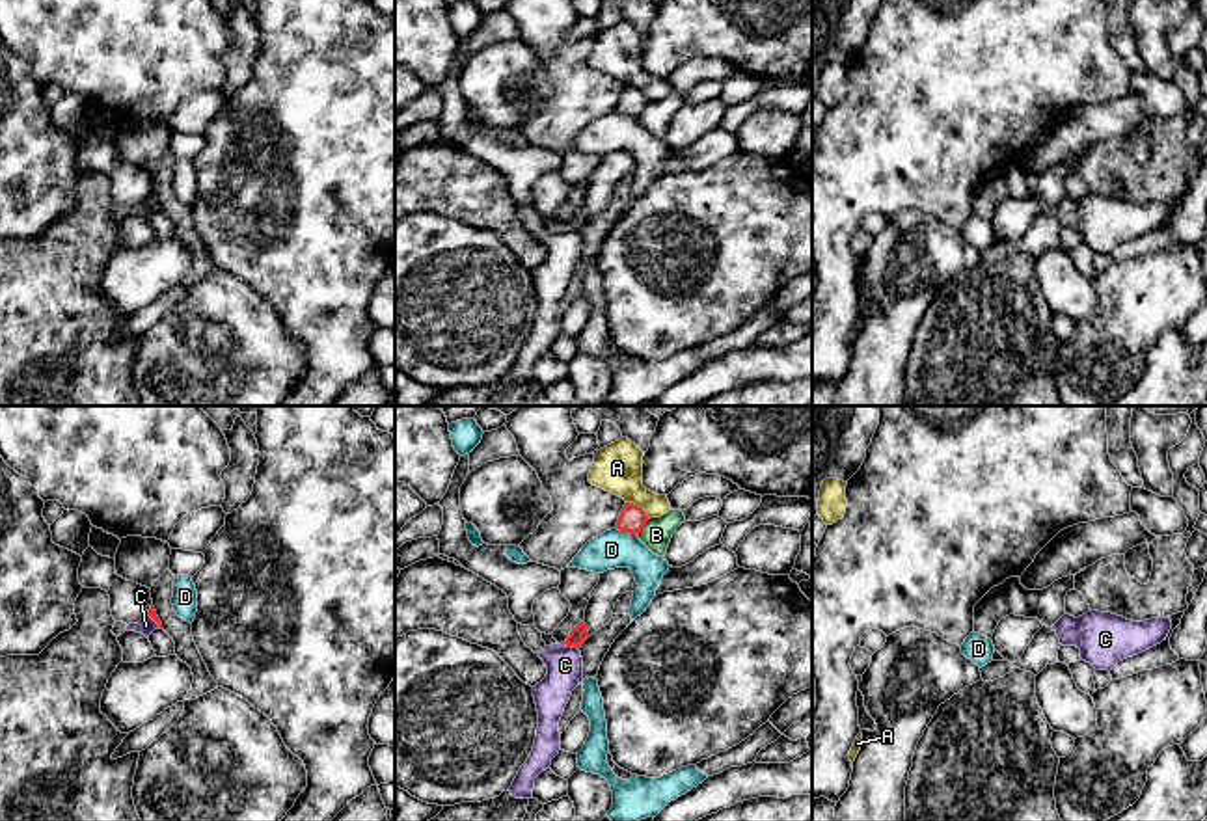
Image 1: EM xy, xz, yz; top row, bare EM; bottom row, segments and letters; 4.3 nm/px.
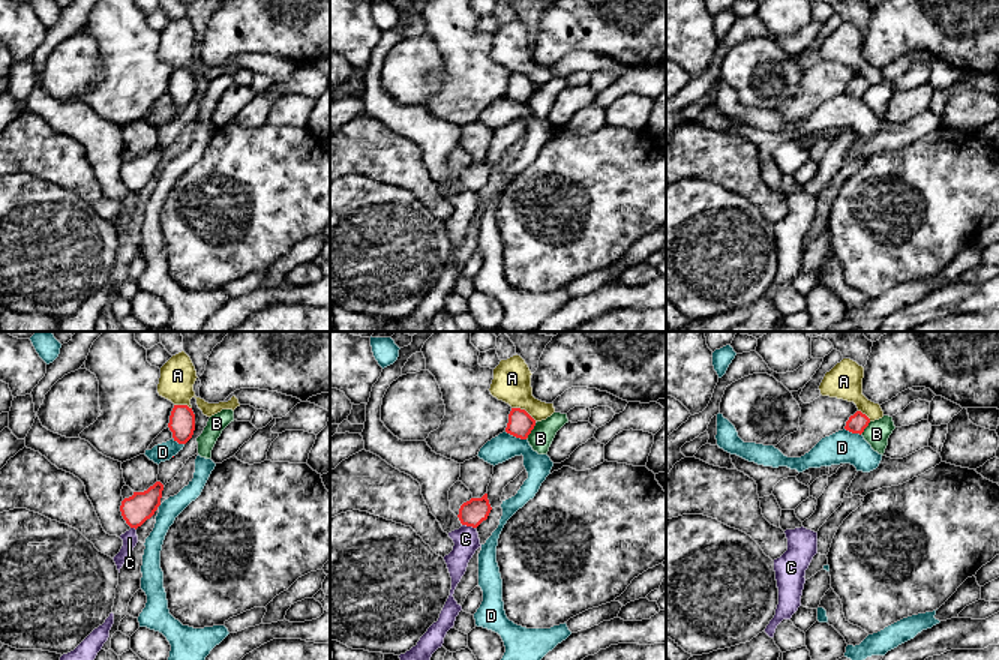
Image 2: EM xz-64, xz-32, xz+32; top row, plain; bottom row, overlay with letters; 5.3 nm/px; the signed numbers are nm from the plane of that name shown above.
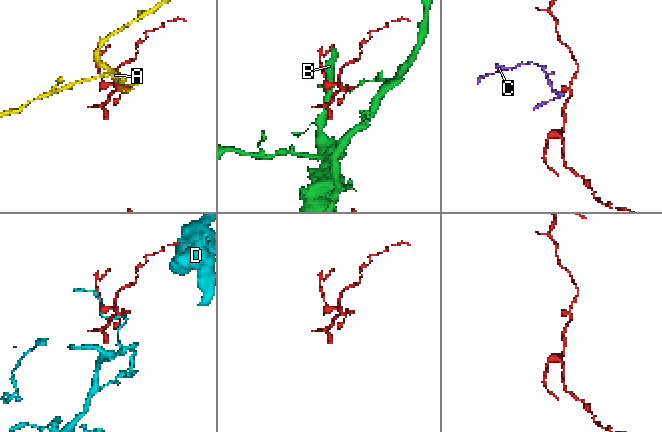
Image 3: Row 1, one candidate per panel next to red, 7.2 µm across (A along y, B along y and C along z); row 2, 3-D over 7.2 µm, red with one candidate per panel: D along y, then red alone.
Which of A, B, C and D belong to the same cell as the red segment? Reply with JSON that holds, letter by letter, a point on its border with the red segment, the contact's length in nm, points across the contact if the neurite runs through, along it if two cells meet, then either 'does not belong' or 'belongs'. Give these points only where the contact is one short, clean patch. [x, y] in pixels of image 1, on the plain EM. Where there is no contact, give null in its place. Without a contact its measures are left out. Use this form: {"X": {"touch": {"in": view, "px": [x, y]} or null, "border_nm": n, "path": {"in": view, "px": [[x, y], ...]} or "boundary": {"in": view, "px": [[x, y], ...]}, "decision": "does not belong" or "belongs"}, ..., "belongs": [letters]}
{"A": {"touch": {"in": "xz", "px": [639, 90]}, "border_nm": 130, "decision": "does not belong"}, "B": {"touch": {"in": "xz", "px": [643, 108]}, "border_nm": 100, "decision": "does not belong"}, "C": {"touch": {"in": "xz", "px": [567, 228]}, "border_nm": 50, "boundary": {"in": "xz", "px": [[561, 226], [570, 229]]}, "decision": "does not belong"}, "D": {"touch": {"in": "xz", "px": [626, 114]}, "border_nm": 100, "decision": "does not belong"}, "belongs": []}

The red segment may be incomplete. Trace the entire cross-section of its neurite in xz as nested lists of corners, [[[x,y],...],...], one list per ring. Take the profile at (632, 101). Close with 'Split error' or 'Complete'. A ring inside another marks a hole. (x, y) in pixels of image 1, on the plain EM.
[[[626,86],[615,112],[620,115],[639,117],[648,102],[650,101],[641,89]]]. Complete

